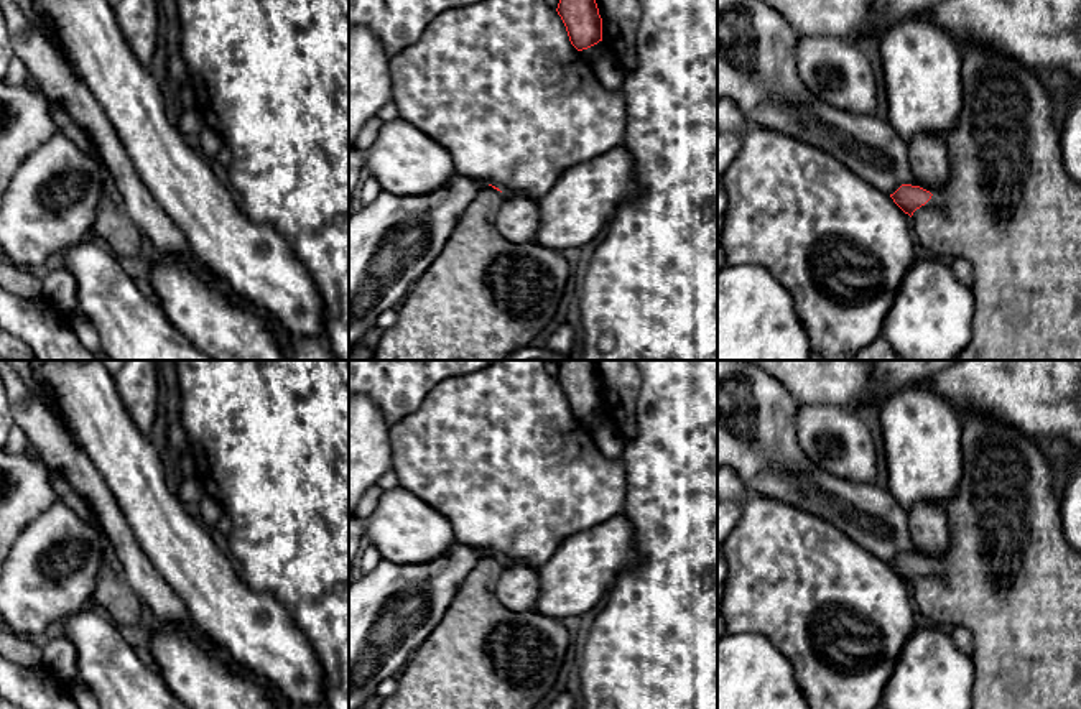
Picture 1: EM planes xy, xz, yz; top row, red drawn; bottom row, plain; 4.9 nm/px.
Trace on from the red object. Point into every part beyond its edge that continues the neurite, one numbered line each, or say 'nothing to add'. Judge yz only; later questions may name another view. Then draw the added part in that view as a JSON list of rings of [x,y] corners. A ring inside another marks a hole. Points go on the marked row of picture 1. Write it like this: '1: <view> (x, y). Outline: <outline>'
1: yz (1011, 209). Outline: [[[977,41],[964,43],[959,49],[963,107],[954,128],[944,137],[948,184],[912,215],[916,243],[938,258],[964,258],[974,270],[969,286],[974,296],[972,336],[958,360],[1081,360],[1081,184],[1065,168],[1061,135],[1053,123],[1053,102],[1035,71],[1022,63]]]

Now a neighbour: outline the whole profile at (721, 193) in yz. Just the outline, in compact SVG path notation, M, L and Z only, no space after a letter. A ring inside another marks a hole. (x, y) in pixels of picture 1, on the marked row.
M717 178L717 271L726 266L726 255L721 240L721 234L724 229L726 206L727 206L727 199L726 199L724 183L722 178Z

